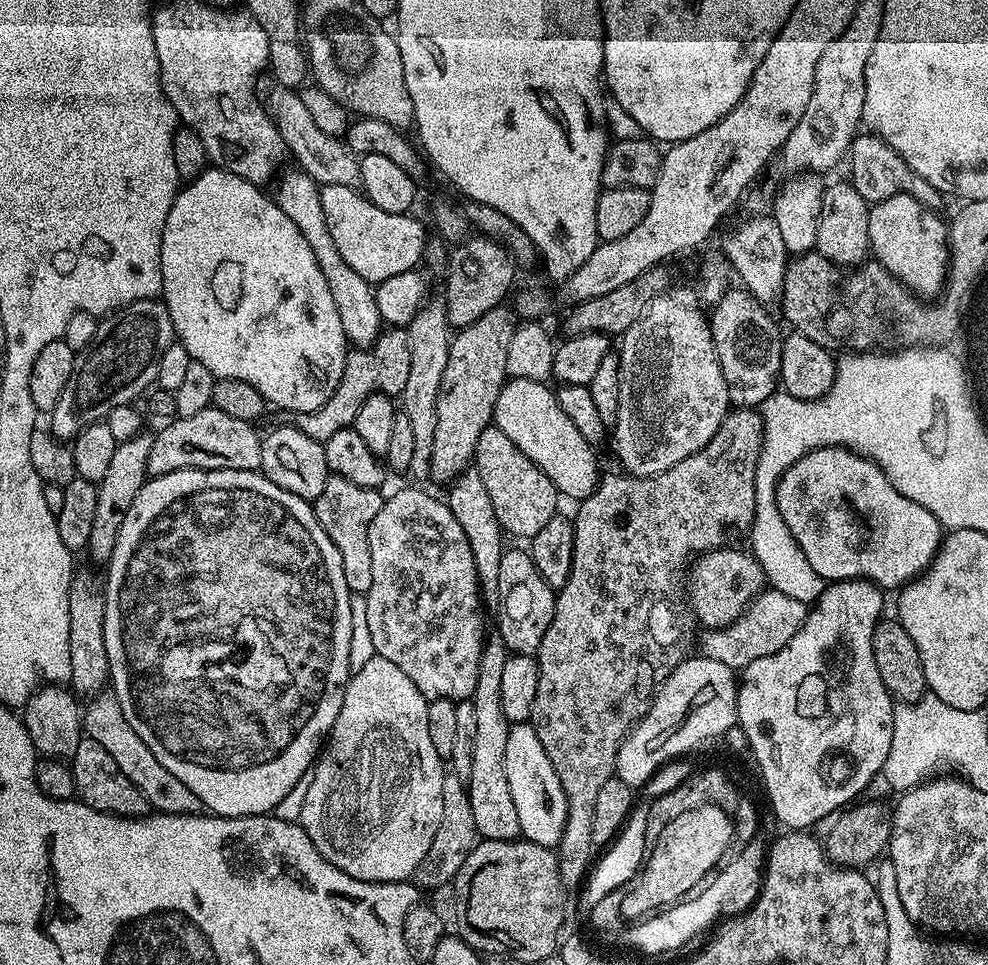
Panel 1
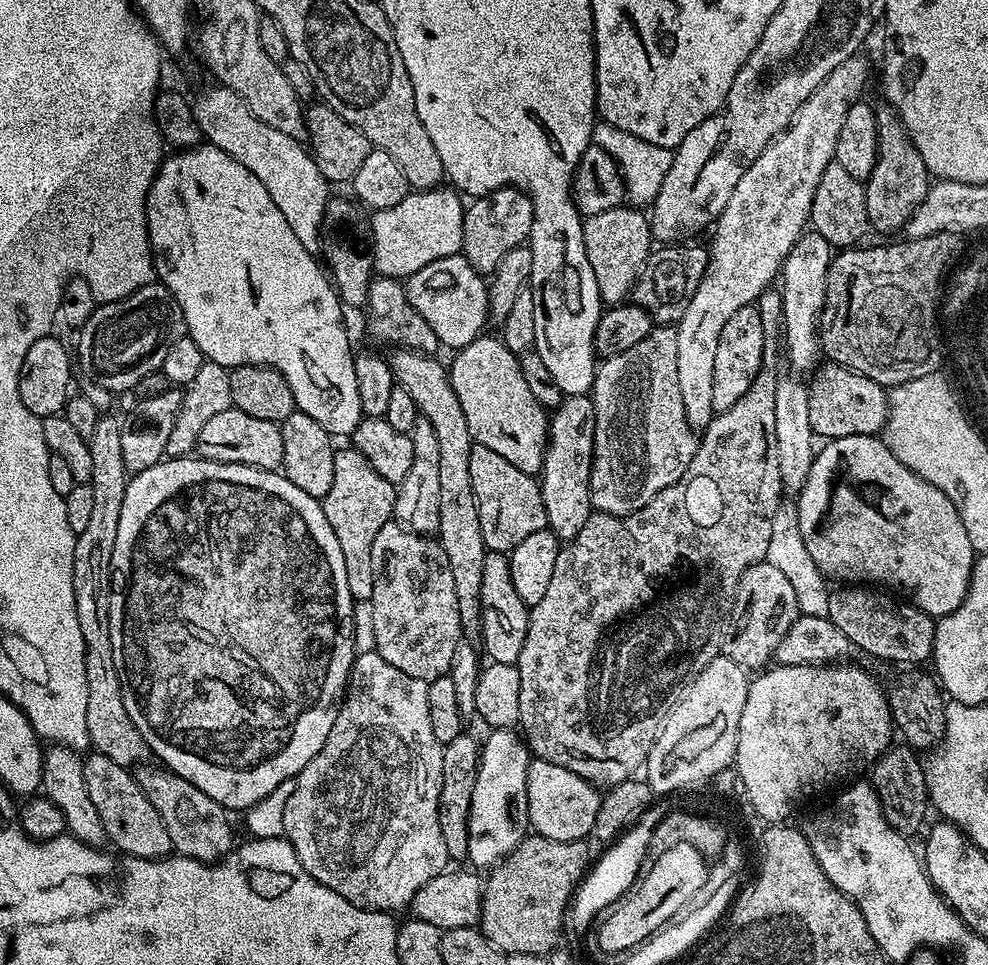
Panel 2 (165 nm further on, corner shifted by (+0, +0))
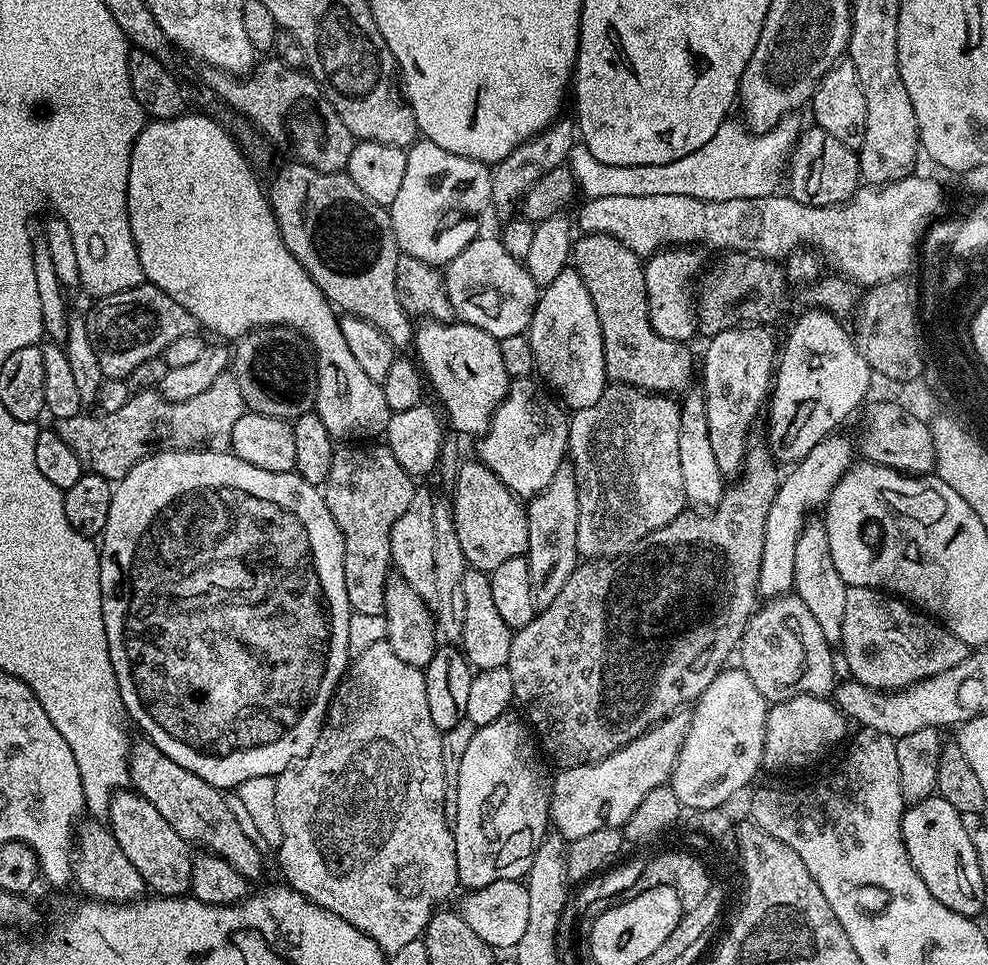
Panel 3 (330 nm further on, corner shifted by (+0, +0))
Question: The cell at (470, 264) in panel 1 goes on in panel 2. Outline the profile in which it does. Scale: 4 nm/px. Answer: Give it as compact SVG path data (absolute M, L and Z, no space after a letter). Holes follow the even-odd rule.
M507 187L494 190L488 196L477 196L464 210L464 246L462 255L481 274L495 272L498 262L506 258L510 250L525 243L532 234L534 206L529 193Z

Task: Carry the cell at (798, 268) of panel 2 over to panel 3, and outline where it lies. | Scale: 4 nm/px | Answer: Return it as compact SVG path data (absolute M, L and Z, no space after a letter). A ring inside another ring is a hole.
M811 310L812 312L804 312L792 324L792 329L788 332L788 341L783 341L782 351L778 356L778 363L774 369L774 387L770 392L770 406L772 402L772 409L768 412L768 436L766 435L766 443L772 449L772 455L777 461L783 462L785 460L788 466L795 465L806 454L810 454L810 450L814 450L814 446L818 446L818 442L825 440L827 436L833 435L837 431L836 428L856 407L859 409L865 403L864 395L868 392L868 387L871 386L872 380L874 381L874 373L869 368L866 358L862 358L862 354L856 349L853 337L850 335L849 329L844 328L839 319L833 316L832 313L823 310Z

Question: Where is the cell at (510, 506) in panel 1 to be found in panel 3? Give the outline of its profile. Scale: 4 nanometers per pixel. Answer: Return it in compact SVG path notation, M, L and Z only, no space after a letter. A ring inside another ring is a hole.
M479 458L467 460L465 459L457 467L456 479L451 485L453 488L450 507L453 522L457 528L459 545L462 546L462 552L465 554L467 567L477 568L491 574L498 566L502 566L502 562L507 562L510 558L518 558L527 553L528 539L530 538L528 509L525 501L512 493L506 486L506 482L502 482L502 478L498 478L498 474L494 474L494 470L490 470Z

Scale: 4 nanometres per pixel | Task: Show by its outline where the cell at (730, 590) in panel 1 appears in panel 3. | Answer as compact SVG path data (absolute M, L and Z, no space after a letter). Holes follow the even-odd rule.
M781 594L765 599L748 620L738 645L738 664L750 682L758 686L758 694L762 694L769 702L783 702L795 696L827 697L838 680L838 675L832 669L832 652L833 645L822 634L822 626L818 626L806 602L802 602L802 598L795 594Z

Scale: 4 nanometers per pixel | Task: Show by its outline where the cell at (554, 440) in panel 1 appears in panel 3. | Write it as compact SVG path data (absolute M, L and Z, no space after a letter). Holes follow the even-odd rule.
M424 322L415 329L415 357L427 383L440 399L439 407L460 432L479 438L488 431L496 407L508 393L510 377L502 362L500 341L473 324L463 322Z

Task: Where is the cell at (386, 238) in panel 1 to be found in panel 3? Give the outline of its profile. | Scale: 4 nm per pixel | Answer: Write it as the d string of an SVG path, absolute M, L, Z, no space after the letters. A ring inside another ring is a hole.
M420 138L407 149L406 174L390 206L401 253L433 266L447 265L481 235L480 215L492 204L492 168Z

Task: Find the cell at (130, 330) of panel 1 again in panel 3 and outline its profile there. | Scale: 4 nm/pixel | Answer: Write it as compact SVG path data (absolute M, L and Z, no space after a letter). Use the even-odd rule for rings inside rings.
M141 286L118 294L99 297L96 304L86 312L90 346L98 354L98 366L102 366L105 377L126 378L134 366L146 362L146 358L161 355L182 334L196 332L198 325L194 314L186 306L178 306L170 294L160 288Z

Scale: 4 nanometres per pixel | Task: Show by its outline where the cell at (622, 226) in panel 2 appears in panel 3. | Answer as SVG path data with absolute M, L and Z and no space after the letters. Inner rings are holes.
M589 232L581 235L572 245L571 263L582 278L586 290L590 290L590 302L598 314L598 326L602 326L602 350L604 351L604 374L617 384L633 384L652 394L684 394L689 391L692 380L692 352L687 343L664 340L650 322L648 313L648 287L644 281L644 260L634 254L618 238Z

